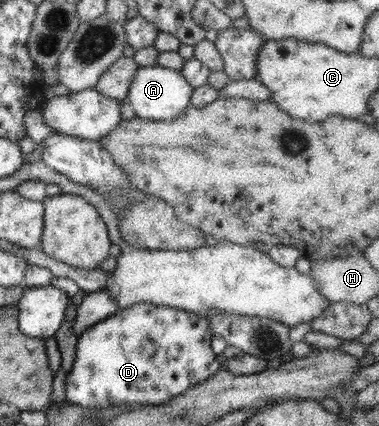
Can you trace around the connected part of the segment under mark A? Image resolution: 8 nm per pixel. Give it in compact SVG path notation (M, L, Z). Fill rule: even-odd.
M157 64L139 67L133 75L128 88L129 102L136 116L148 121L166 121L177 118L187 108L191 107L193 88L187 79L176 70Z

